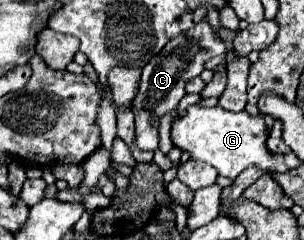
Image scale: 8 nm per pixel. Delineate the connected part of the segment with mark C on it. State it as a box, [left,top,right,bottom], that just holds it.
[130,18,228,150]

